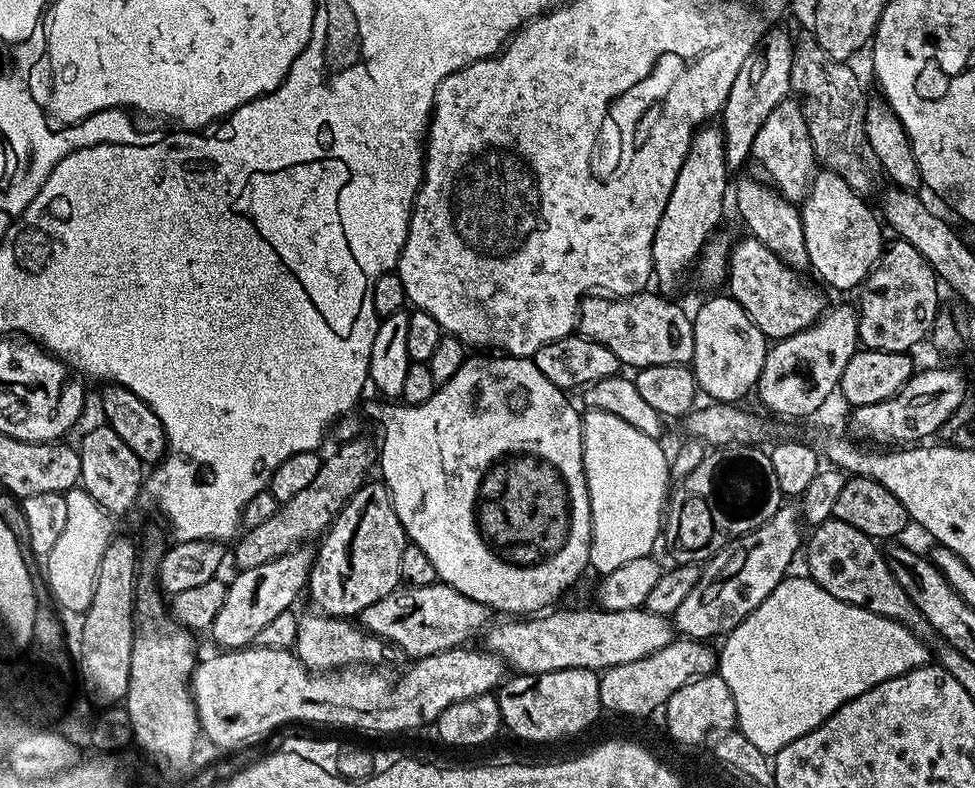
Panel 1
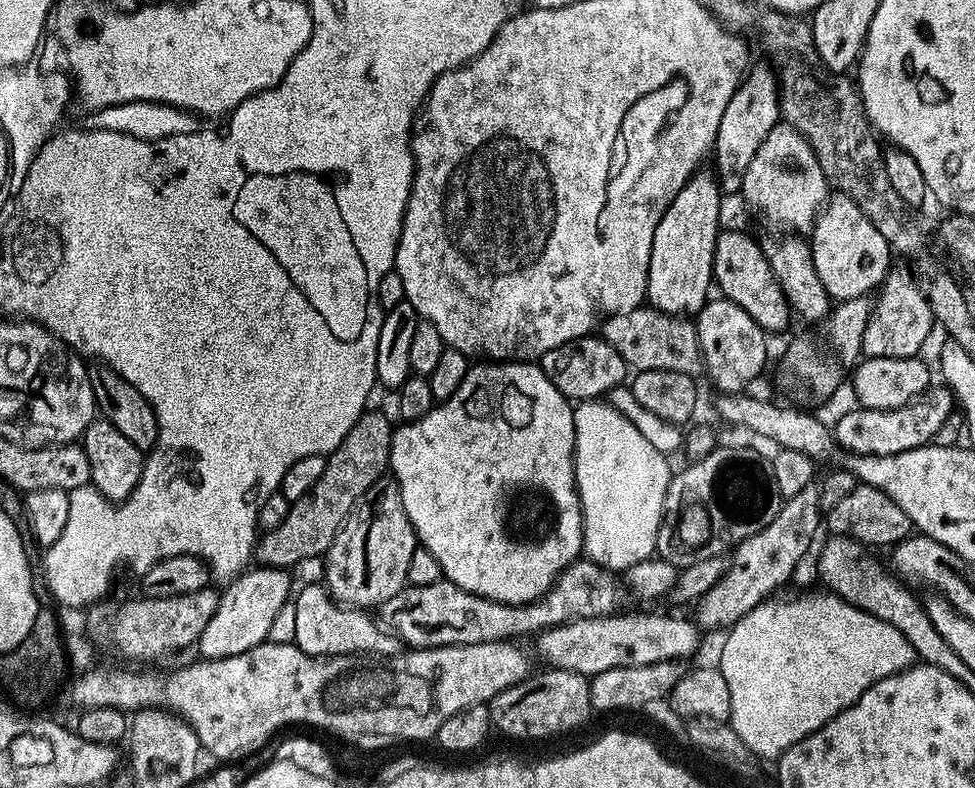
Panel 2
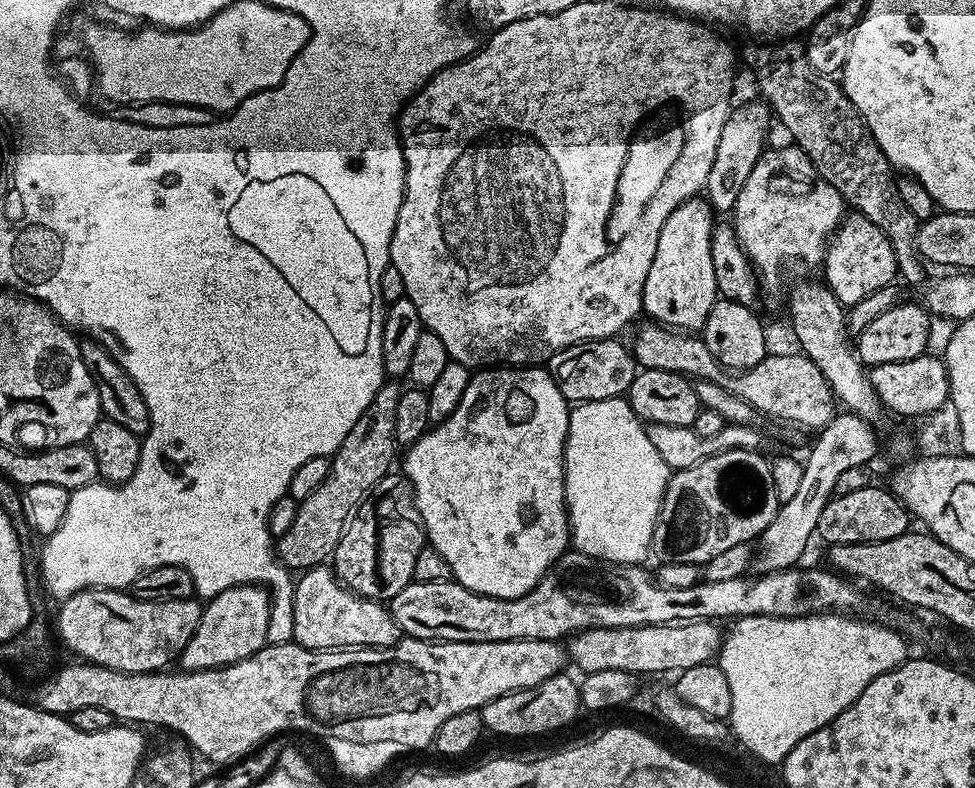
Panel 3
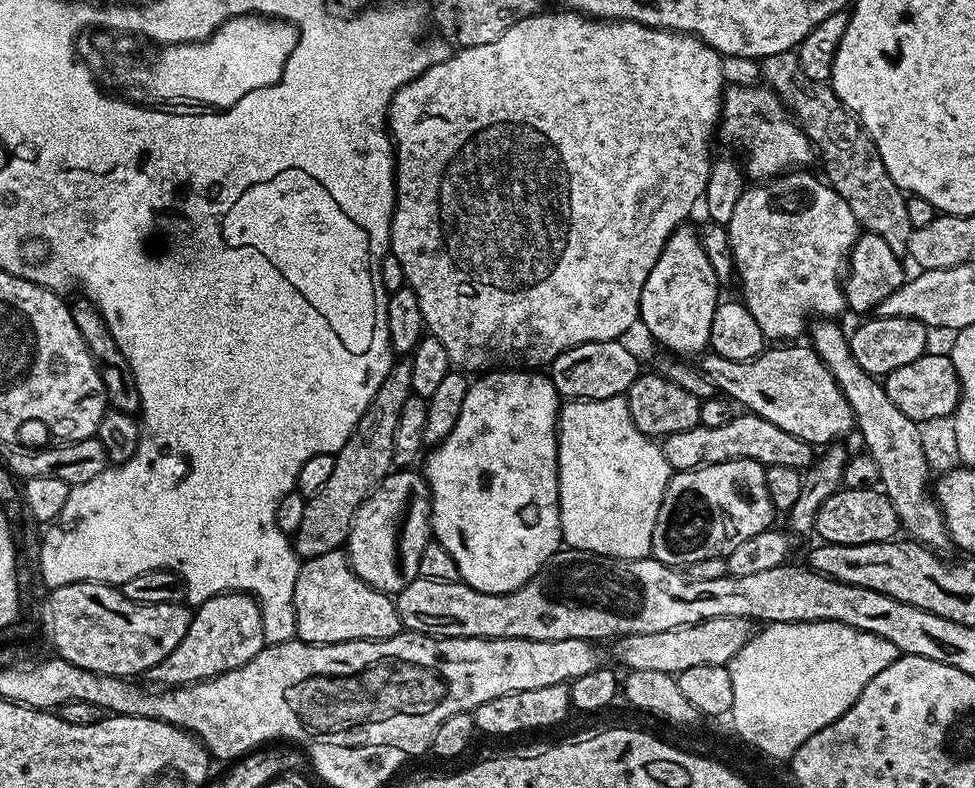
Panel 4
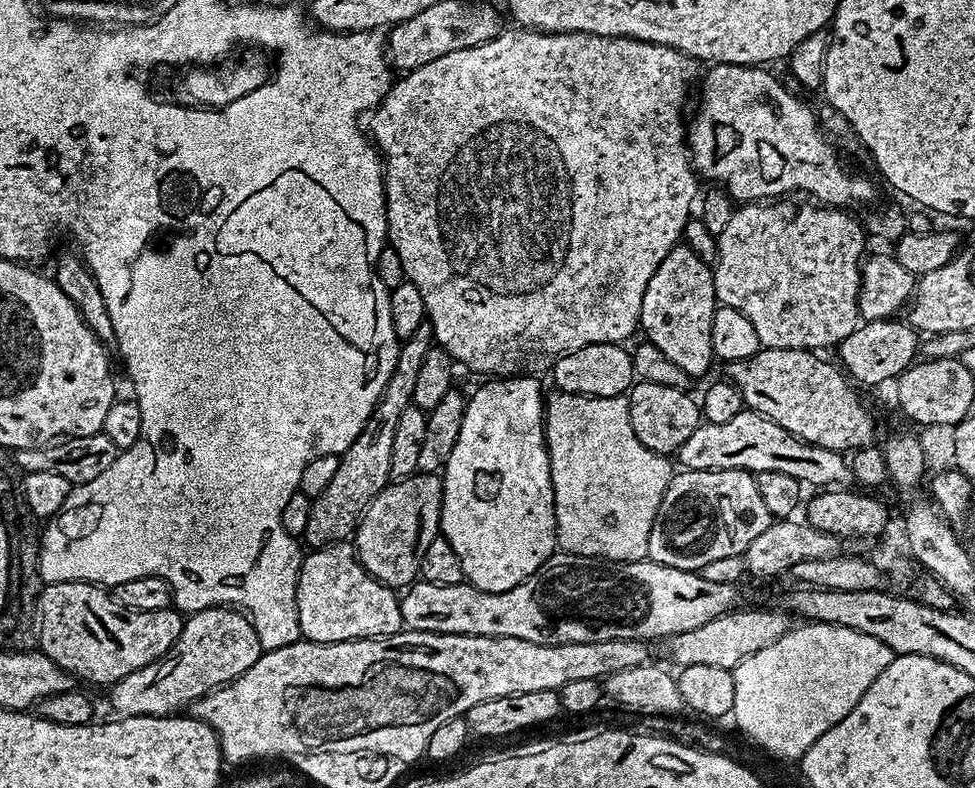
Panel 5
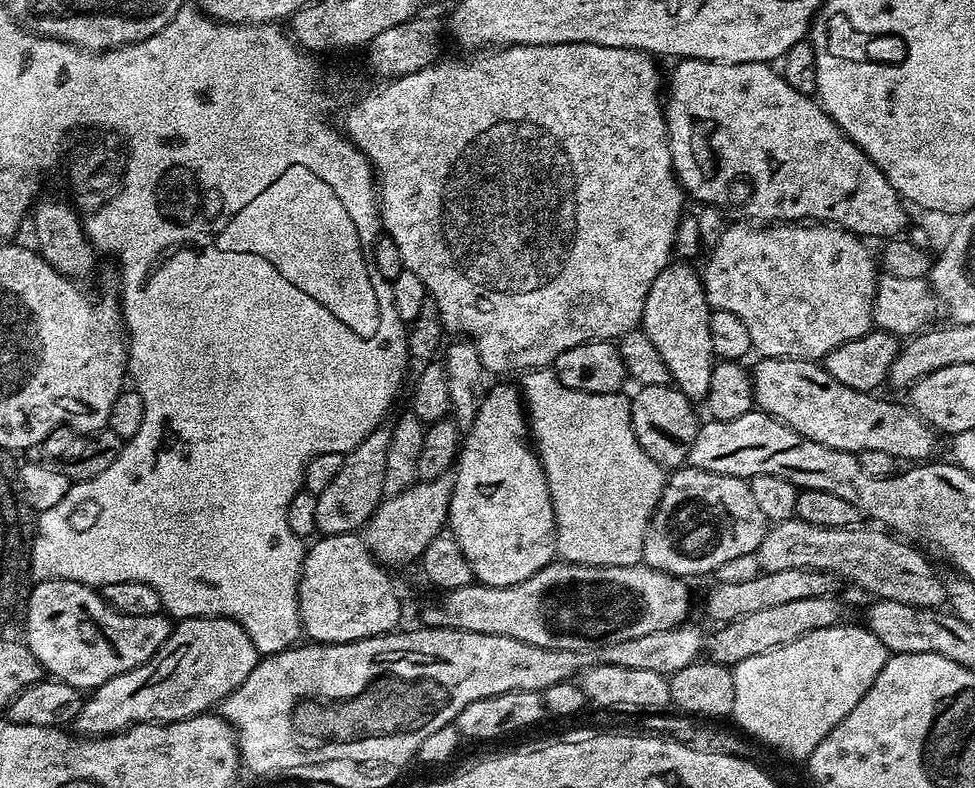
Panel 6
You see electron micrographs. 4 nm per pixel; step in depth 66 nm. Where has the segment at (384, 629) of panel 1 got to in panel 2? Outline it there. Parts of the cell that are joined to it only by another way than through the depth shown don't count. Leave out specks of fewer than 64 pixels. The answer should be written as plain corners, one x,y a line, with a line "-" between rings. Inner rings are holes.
577,558
560,573
548,591
539,600
529,604
503,604
475,596
462,590
445,578
430,586
406,586
394,598
379,605
379,619
409,649
441,648
459,644
485,644
486,642
512,642
516,636
535,637
546,628
569,624
572,620
585,620
599,616
611,616
621,611
625,589
618,581
617,573
595,564
587,558

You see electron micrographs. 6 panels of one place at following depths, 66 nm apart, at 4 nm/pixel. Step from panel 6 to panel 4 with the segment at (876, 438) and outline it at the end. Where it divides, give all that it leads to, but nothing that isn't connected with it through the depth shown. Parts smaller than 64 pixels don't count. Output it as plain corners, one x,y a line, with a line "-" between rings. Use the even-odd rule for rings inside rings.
768,346
760,355
752,360
731,360
722,358
722,354
708,350
703,353
702,373
714,386
717,393
723,394
727,399
740,404
741,409
747,410
751,415
766,418
766,422
774,422
782,430
794,434
794,438
804,440
813,446
828,446
839,436
853,431
854,417
850,403
839,389
838,382
831,376
830,370
820,360
820,356
811,346
805,348
792,348
796,346

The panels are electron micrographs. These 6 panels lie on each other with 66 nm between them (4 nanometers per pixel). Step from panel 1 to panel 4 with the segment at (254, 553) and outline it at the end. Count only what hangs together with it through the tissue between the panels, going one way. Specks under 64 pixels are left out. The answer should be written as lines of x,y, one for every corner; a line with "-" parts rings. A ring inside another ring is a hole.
393,363
386,378
382,378
382,386
378,386
370,406
366,406
362,418
354,426
350,438
340,447
339,452
335,453
334,474
330,474
330,479
323,484
322,490
318,490
318,494
306,499
306,511
302,523
298,526
296,535
291,537
292,547
296,549
301,561
318,558
318,554
330,554
345,547
356,511
364,504
366,497
376,489
377,484
393,471
394,426
398,426
398,414
402,411
406,398
411,396
413,394
410,386
410,363

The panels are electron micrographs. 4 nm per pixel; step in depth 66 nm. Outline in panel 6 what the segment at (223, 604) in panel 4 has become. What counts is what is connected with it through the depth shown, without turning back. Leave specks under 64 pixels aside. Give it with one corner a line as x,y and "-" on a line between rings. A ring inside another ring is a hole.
226,616
181,620
148,663
95,688
74,722
75,731
88,738
106,736
133,724
185,720
187,716
207,713
246,682
257,659
250,634
236,620

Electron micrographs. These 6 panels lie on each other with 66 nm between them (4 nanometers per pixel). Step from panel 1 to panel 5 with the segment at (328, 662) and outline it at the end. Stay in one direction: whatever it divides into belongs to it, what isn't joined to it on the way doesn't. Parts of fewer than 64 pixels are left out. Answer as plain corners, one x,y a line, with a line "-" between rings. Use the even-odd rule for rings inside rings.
348,542
328,544
309,551
301,559
296,605
301,637
316,644
377,640
379,636
392,636
404,628
397,593
381,580
375,580
360,565
355,547

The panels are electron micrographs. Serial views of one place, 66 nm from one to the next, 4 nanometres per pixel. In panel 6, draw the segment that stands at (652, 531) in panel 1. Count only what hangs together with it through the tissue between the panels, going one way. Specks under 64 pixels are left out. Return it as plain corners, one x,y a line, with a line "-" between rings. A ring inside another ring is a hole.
552,370
529,371
523,377
523,380
522,396
526,401
526,416
530,421
530,436
534,441
534,448
539,455
540,462
544,466
544,477
548,480
552,509
556,515
556,552
559,559
569,564
601,564
603,568
641,563
644,559
644,535
649,522
652,520
652,512
656,509
656,503
660,501
660,495
664,492
666,472
665,469
648,457
646,450
642,450
642,446
638,446
638,438
634,438
632,405
629,397
627,395
624,397
623,391
590,394
589,392
570,390
566,386
562,386
562,382
556,376
555,371

